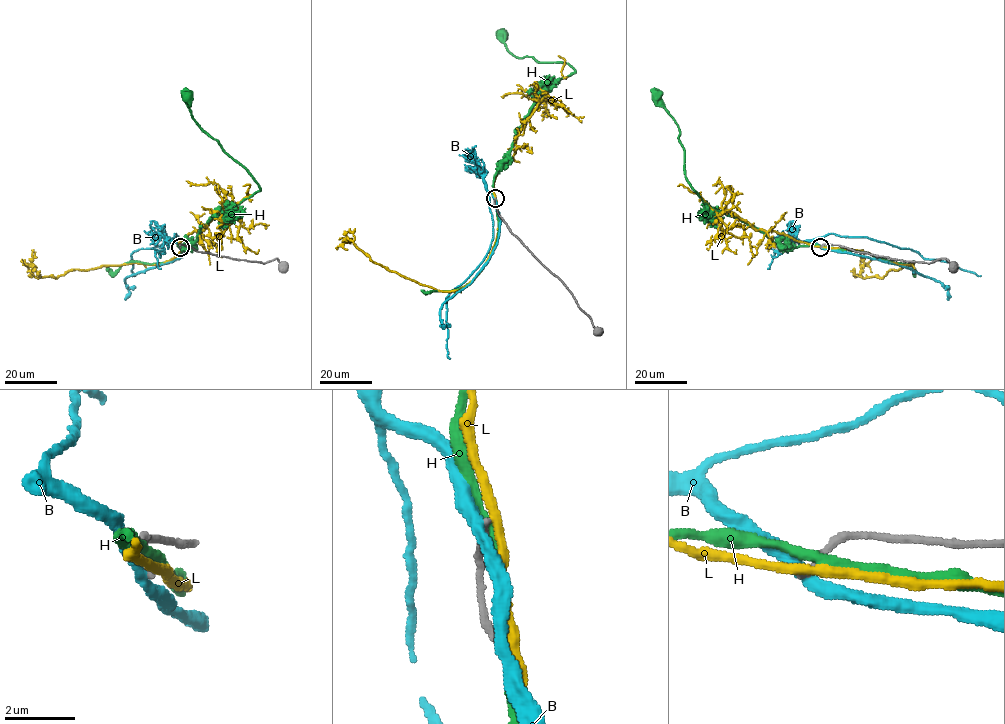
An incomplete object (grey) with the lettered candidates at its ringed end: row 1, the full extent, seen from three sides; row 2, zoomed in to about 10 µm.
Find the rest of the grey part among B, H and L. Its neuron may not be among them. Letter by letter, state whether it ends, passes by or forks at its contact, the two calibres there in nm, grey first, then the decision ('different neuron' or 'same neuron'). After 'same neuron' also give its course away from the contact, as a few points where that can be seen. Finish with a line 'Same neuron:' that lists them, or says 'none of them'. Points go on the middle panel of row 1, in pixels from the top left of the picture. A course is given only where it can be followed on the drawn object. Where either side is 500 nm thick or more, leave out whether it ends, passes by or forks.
B: it passes by | 200/360 nm | different neuron
H: it passes by | 260/280 nm | different neuron
L: it passes by | 200/280 nm | different neuron
Same neuron: none of them

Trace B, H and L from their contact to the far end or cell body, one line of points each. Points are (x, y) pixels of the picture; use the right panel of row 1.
B: (821, 247), (813, 240), (831, 233), (867, 237), (911, 249), (925, 258), (950, 262), (980, 275)
H: (821, 246), (784, 248), (736, 217), (710, 208), (685, 176), (684, 149), (679, 141), (678, 126), (657, 96)
L: (820, 247), (852, 249), (913, 264), (890, 270), (883, 277), (863, 278), (863, 249)

